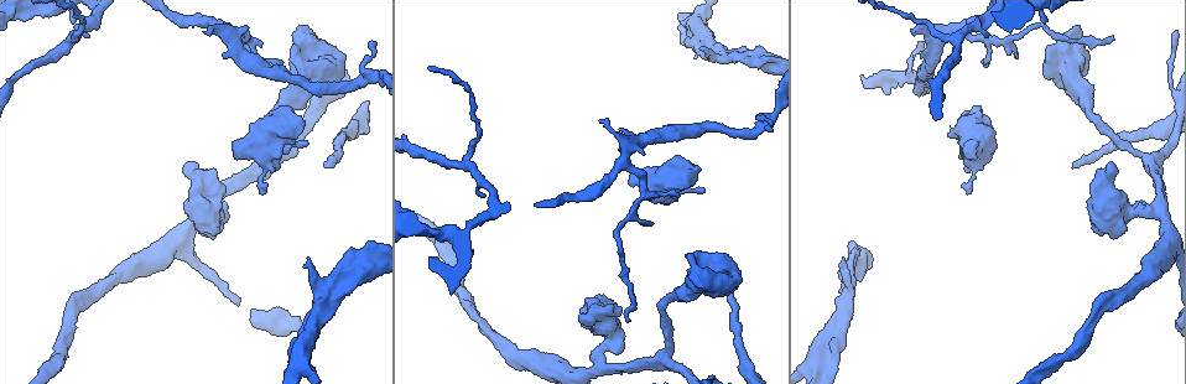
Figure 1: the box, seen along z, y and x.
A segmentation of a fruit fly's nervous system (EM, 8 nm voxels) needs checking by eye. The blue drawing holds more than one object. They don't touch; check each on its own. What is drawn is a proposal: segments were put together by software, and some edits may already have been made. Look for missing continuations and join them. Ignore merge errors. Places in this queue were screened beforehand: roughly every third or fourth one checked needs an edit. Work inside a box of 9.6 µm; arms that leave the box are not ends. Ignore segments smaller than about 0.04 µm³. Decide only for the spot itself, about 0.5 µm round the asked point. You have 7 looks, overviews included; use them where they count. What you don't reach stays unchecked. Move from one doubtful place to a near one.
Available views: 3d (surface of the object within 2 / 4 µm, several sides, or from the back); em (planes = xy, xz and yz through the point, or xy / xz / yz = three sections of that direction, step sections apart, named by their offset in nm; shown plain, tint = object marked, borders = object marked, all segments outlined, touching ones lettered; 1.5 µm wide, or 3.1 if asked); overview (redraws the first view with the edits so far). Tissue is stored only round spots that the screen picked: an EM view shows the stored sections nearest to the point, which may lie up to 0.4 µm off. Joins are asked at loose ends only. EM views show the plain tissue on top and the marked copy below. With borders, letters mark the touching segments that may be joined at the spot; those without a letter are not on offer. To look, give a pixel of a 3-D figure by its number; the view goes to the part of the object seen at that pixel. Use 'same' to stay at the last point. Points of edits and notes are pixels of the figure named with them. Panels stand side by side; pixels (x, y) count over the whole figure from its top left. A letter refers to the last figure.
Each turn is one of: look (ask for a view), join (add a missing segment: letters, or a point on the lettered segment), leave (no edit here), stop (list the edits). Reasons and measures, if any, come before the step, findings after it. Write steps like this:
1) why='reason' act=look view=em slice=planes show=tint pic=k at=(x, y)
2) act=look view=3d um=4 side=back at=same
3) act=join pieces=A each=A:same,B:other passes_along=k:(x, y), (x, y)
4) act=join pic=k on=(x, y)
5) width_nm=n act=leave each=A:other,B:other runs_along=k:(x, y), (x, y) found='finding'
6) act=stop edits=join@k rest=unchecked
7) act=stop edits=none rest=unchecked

why='branch stops here' act=look view=em slice=yz step=8 show=tint pic=1 at=(702, 51)

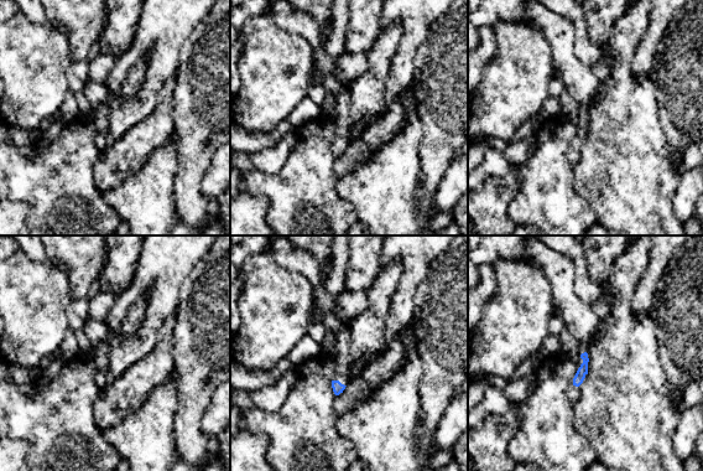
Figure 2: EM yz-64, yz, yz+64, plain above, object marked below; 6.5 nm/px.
why='cut it another way' act=look view=em slice=planes show=borders at=same

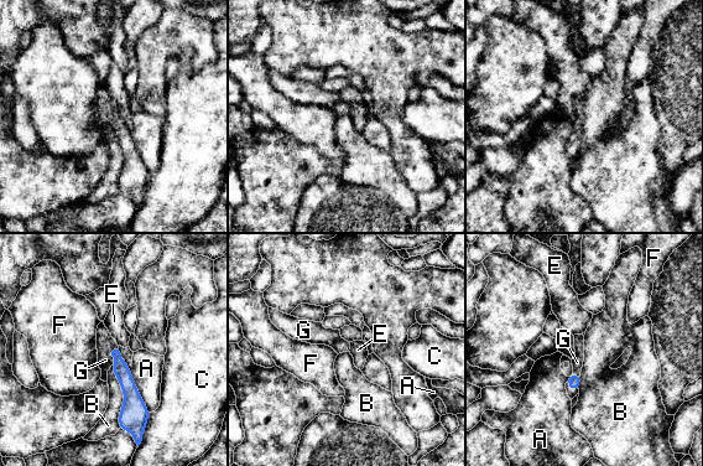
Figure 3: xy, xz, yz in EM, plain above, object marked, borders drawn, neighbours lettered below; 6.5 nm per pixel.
act=join pieces=G each=A:other,B:other,C:other,E:other,F:other,G:same passes_along=3:(121, 371), (112, 355), (105, 343) found='it goes on there'

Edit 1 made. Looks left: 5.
act=look view=overview

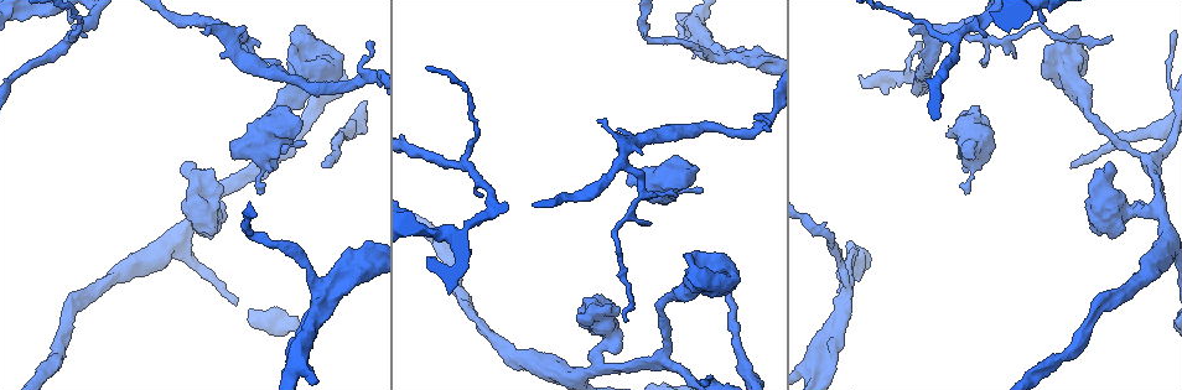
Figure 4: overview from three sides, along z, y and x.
why='free end' act=look view=em slice=planes show=borders pic=4 at=(286, 58)

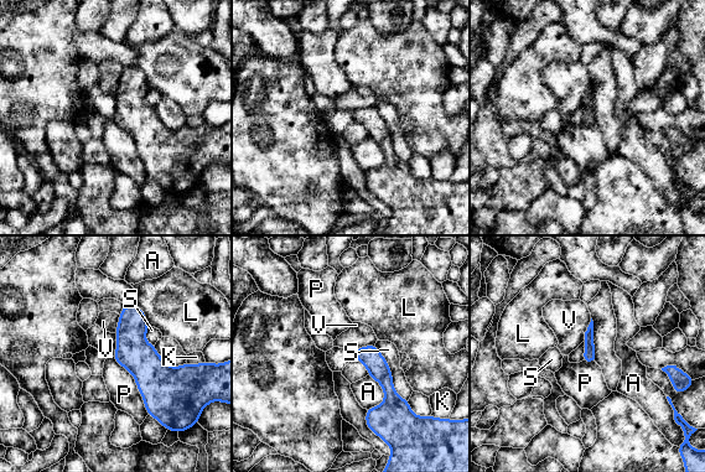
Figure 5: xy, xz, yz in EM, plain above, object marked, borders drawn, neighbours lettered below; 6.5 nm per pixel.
act=leave each=A:other,K:other,L:other,P:other,S:other,V:other runs_along=5:(366, 348), (388, 387), (371, 424) found='no lettered segment goes on from it'

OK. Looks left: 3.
act=stop edits=join@3 rest=unchecked

